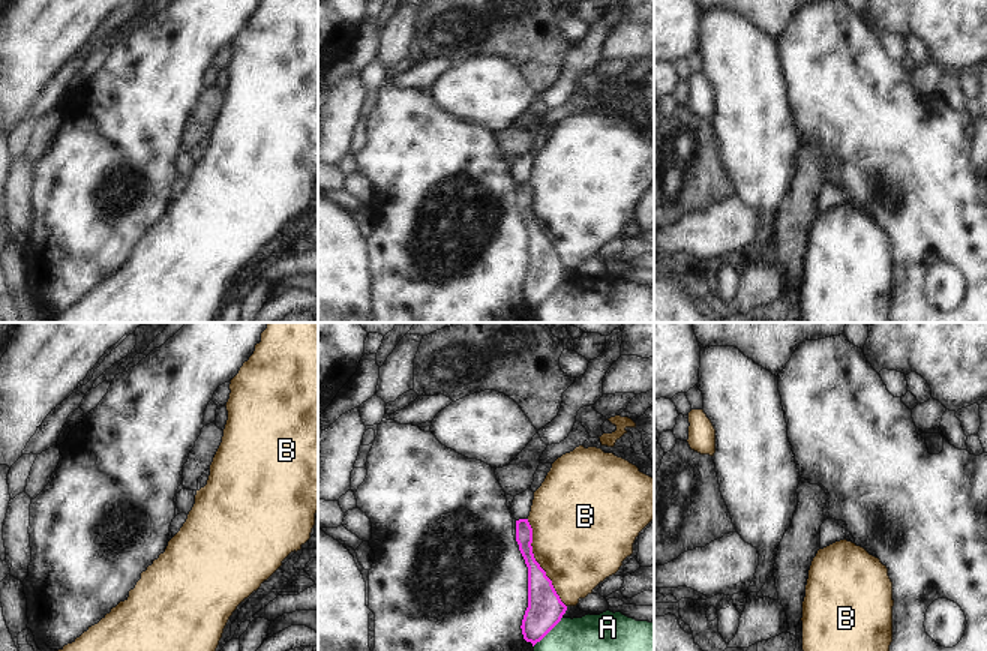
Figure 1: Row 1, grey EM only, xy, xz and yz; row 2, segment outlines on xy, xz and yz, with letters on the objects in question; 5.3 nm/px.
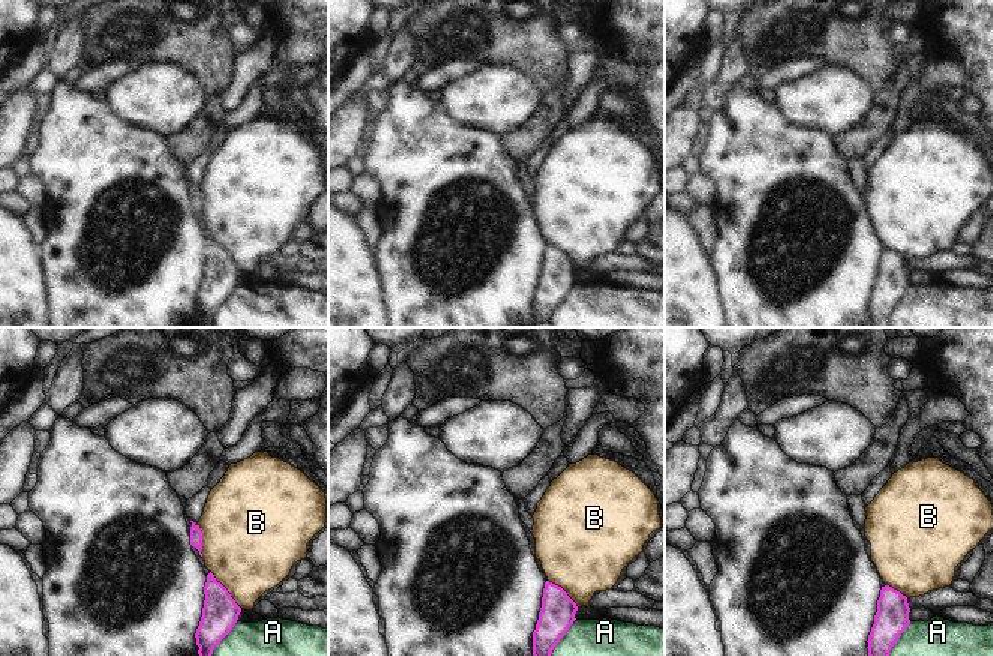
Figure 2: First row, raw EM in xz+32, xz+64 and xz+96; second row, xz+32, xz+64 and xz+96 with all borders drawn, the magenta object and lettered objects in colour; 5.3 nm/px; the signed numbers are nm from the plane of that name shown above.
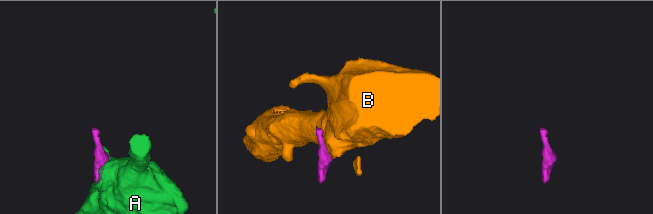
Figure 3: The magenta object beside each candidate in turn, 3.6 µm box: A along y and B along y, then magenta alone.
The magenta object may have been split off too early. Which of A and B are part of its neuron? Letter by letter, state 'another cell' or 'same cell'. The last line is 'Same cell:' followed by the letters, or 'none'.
A: another cell
B: another cell
Same cell: none

